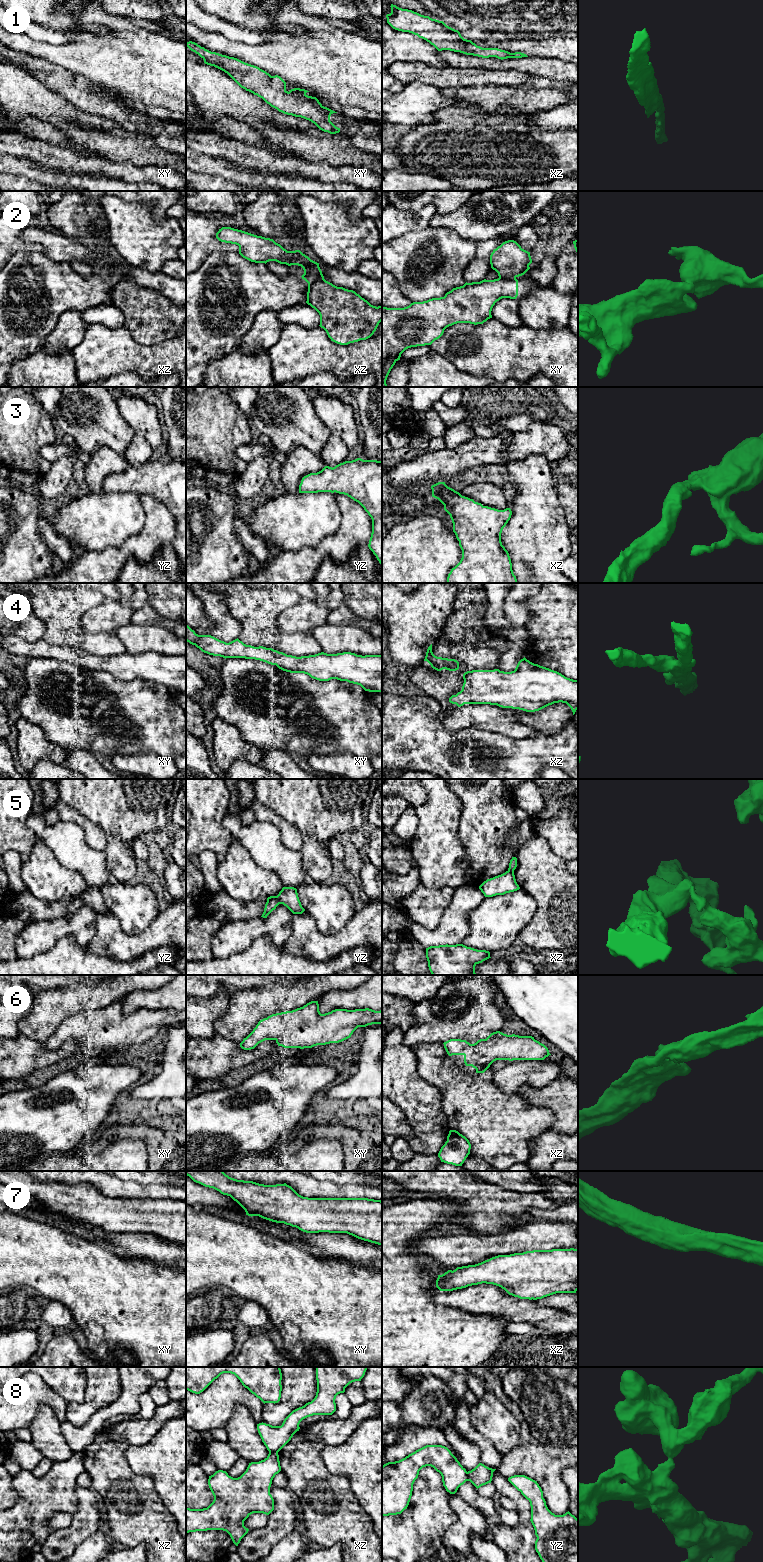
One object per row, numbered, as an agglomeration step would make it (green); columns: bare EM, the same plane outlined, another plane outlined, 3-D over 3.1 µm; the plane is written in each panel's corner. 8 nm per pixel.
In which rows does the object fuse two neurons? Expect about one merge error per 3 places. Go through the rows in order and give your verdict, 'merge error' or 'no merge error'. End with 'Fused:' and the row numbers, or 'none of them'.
1: no merge error
2: merge error
3: no merge error
4: no merge error
5: merge error
6: no merge error
7: no merge error
8: merge error
Fused: 2, 5, 8

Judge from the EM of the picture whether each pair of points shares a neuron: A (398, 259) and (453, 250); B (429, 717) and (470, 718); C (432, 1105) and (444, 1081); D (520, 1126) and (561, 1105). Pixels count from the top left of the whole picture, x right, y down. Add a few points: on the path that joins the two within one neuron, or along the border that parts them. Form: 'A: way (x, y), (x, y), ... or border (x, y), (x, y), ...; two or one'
A: way (412, 249), (427, 236), (434, 234), (439, 238); one
B: border (438, 719), (447, 730), (459, 731), (463, 728); two
C: border (420, 1076), (440, 1092), (441, 1109), (444, 1113); two
D: border (530, 1102), (553, 1112), (555, 1122), (551, 1130); two

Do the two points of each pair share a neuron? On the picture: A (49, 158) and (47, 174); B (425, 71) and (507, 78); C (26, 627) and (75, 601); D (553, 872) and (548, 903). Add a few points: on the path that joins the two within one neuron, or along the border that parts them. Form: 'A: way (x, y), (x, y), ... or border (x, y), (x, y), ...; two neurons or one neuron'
A: border (26, 158), (70, 175); two neurons
B: way (445, 77), (487, 77); one neuron
C: border (33, 611), (44, 624), (45, 632), (42, 637); two neurons
D: way (552, 880), (552, 895); one neuron

